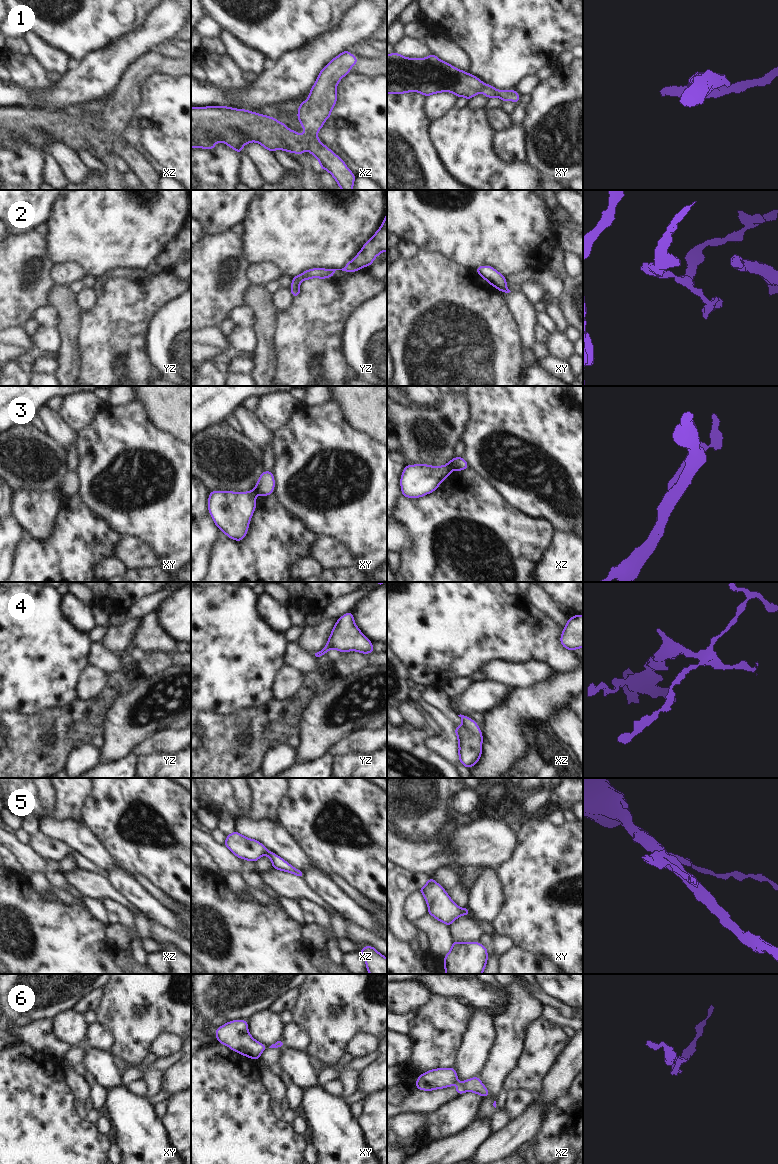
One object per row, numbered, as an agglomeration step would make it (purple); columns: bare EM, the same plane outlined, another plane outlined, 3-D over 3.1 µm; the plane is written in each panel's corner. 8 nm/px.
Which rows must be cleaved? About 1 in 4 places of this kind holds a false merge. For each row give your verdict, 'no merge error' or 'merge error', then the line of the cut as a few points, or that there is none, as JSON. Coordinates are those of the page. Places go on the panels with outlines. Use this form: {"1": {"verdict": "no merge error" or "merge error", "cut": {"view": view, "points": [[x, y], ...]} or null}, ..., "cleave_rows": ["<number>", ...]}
{"1": {"verdict": "no merge error", "cut": null}, "2": {"verdict": "no merge error", "cut": null}, "3": {"verdict": "merge error", "cut": {"view": "xz", "points": [[449, 462], [452, 469]]}}, "4": {"verdict": "no merge error", "cut": null}, "5": {"verdict": "no merge error", "cut": null}, "6": {"verdict": "no merge error", "cut": null}, "cleave_rows": ["3"]}

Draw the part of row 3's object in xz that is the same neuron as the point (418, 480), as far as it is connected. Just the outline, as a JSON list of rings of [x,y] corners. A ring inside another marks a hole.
[[[450,462],[443,466],[405,465],[400,478],[403,497],[420,498],[434,492],[450,476]]]

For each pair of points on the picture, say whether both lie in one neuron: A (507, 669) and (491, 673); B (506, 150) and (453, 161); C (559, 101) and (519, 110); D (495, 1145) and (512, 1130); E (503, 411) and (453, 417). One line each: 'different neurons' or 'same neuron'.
A: same neuron
B: different neurons
C: different neurons
D: same neuron
E: different neurons

